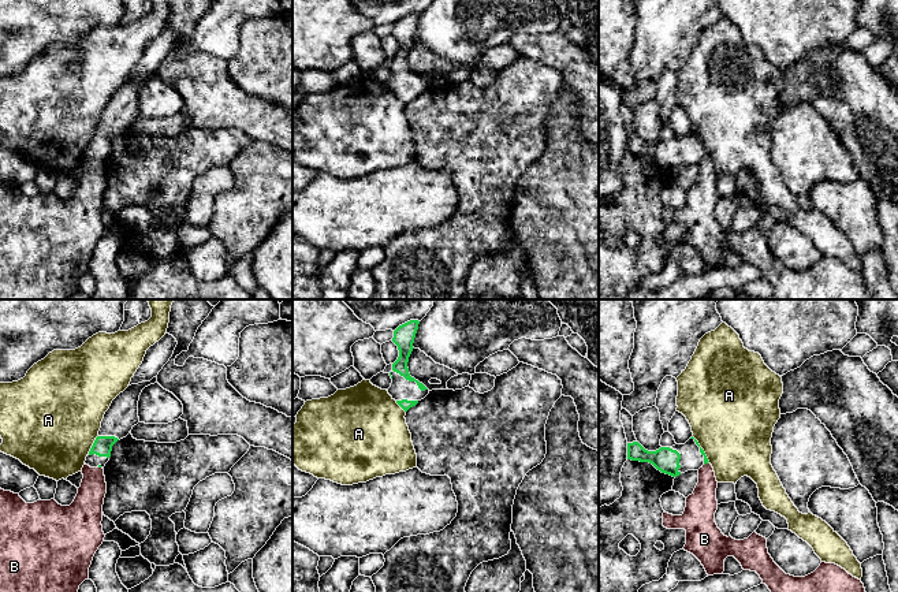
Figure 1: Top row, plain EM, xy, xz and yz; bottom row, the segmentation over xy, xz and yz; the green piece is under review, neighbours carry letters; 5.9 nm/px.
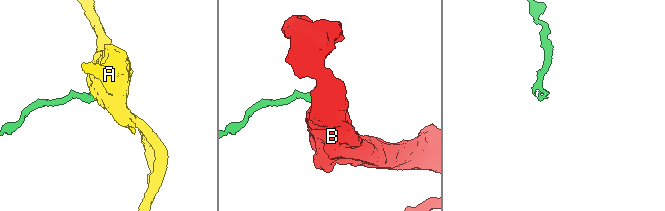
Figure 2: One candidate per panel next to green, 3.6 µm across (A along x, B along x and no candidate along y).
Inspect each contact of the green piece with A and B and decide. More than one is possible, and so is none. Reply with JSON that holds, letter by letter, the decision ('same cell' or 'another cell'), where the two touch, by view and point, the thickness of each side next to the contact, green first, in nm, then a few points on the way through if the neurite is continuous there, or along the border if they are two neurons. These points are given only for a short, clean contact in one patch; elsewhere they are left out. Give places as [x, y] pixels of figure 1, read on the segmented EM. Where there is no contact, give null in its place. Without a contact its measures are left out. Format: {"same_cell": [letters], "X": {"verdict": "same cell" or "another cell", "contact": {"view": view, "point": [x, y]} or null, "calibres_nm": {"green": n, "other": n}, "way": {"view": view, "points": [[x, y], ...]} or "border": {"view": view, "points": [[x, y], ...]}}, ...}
{"same_cell": ["B"], "A": {"verdict": "another cell", "contact": {"view": "xy", "point": [93, 445]}, "calibres_nm": {"green": 110, "other": 480}, "border": {"view": "xy", "points": [[97, 435], [88, 453]]}}, "B": {"verdict": "same cell", "contact": {"view": "yz", "point": [705, 462]}, "calibres_nm": {"green": 30, "other": 180}, "way": {"view": "yz", "points": [[705, 460], [705, 462], [705, 492], [701, 505]]}}}

